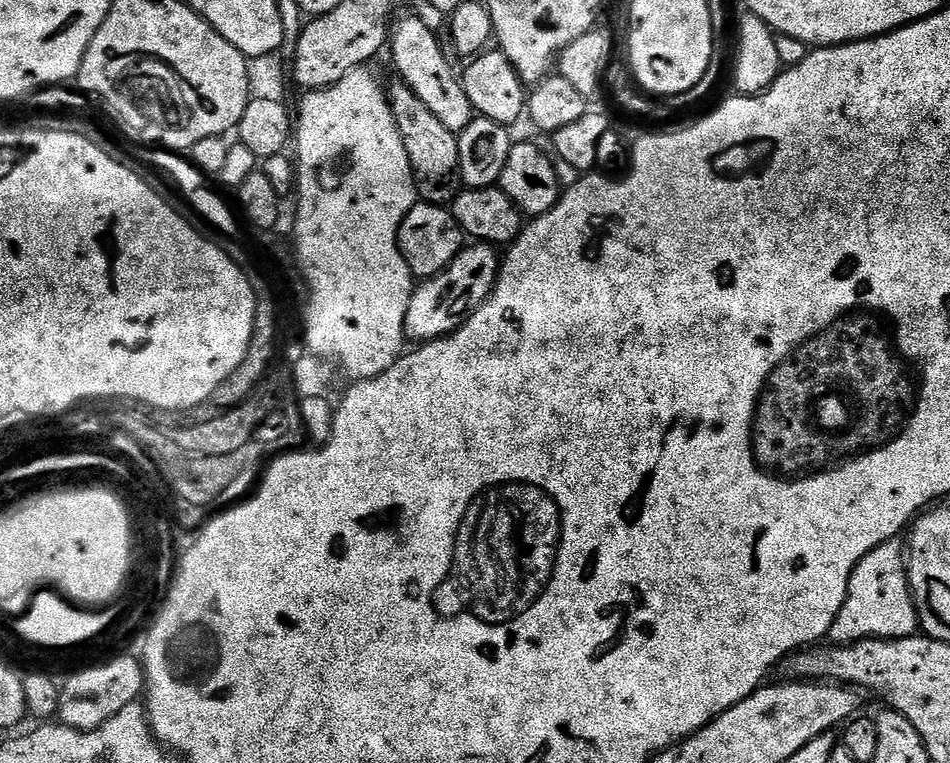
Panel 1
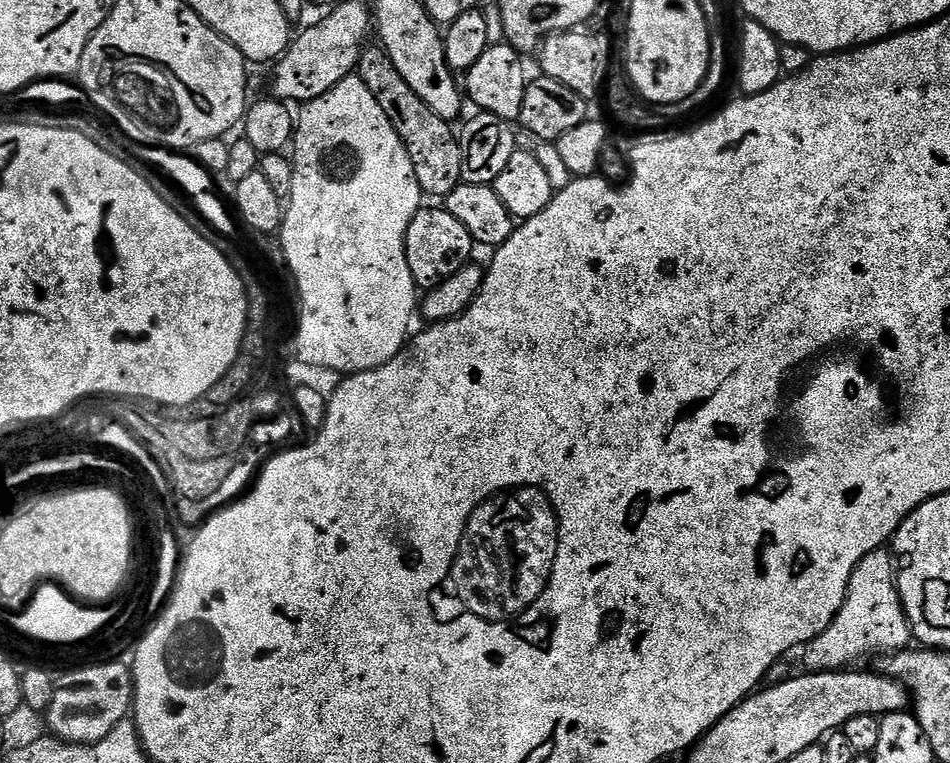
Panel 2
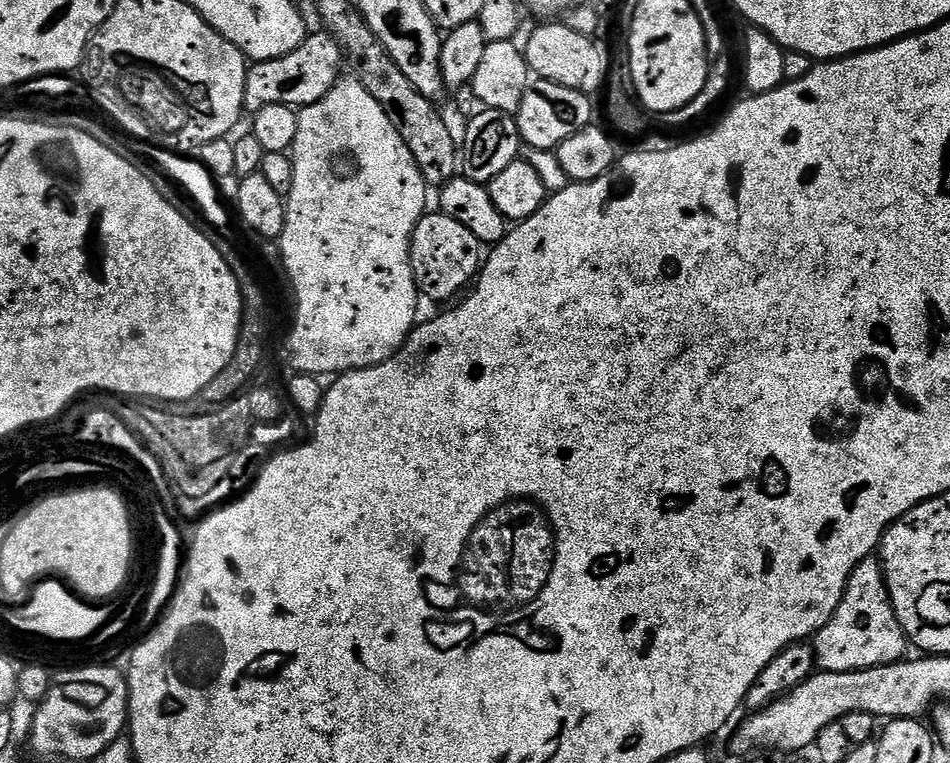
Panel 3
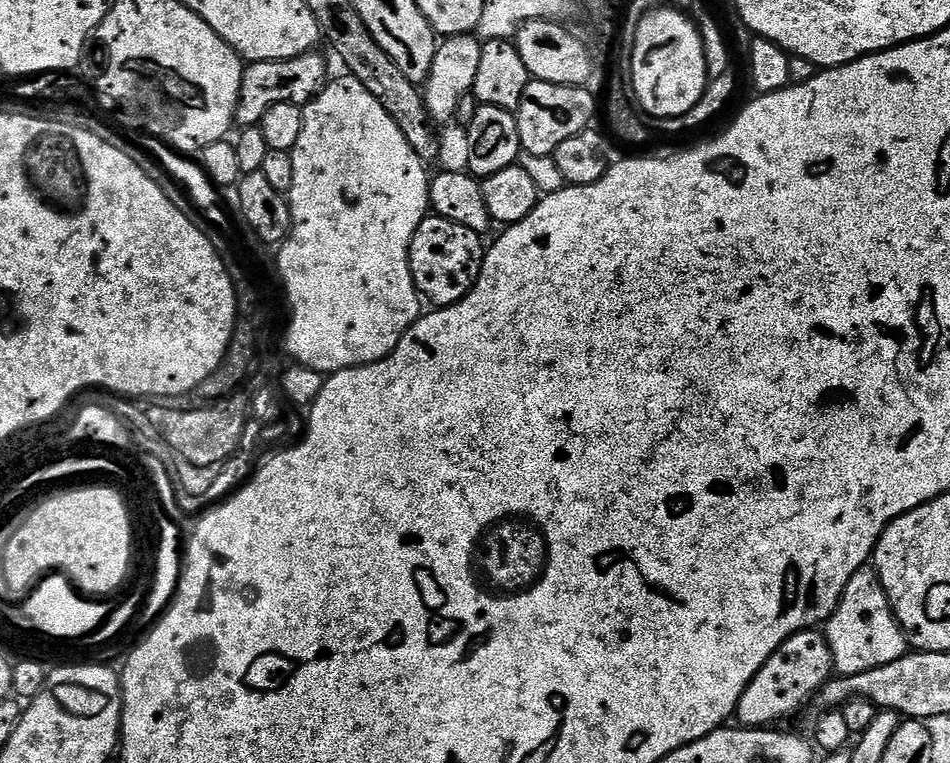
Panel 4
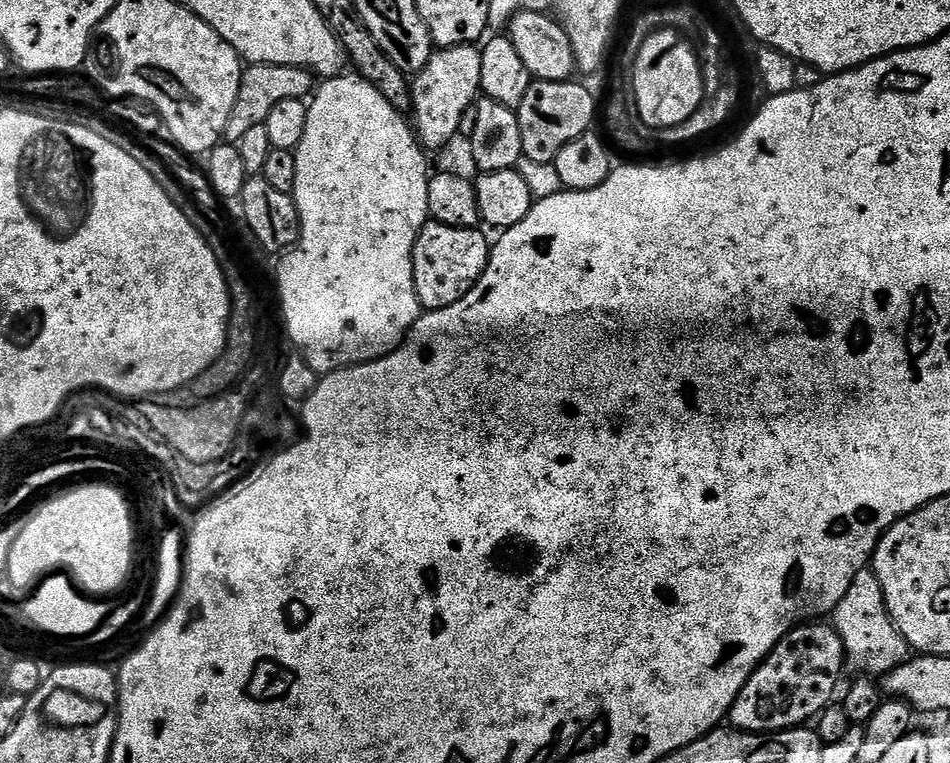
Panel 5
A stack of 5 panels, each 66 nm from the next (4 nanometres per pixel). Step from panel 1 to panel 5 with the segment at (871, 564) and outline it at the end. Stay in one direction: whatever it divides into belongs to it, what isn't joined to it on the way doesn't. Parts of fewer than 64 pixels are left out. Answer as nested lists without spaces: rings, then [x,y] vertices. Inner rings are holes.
[[[859,572],[846,590],[846,598],[838,602],[834,613],[836,633],[844,643],[844,654],[849,665],[857,668],[857,673],[868,678],[880,678],[894,671],[899,664],[909,659],[910,649],[902,634],[894,626],[888,613],[886,598],[875,572]]]

